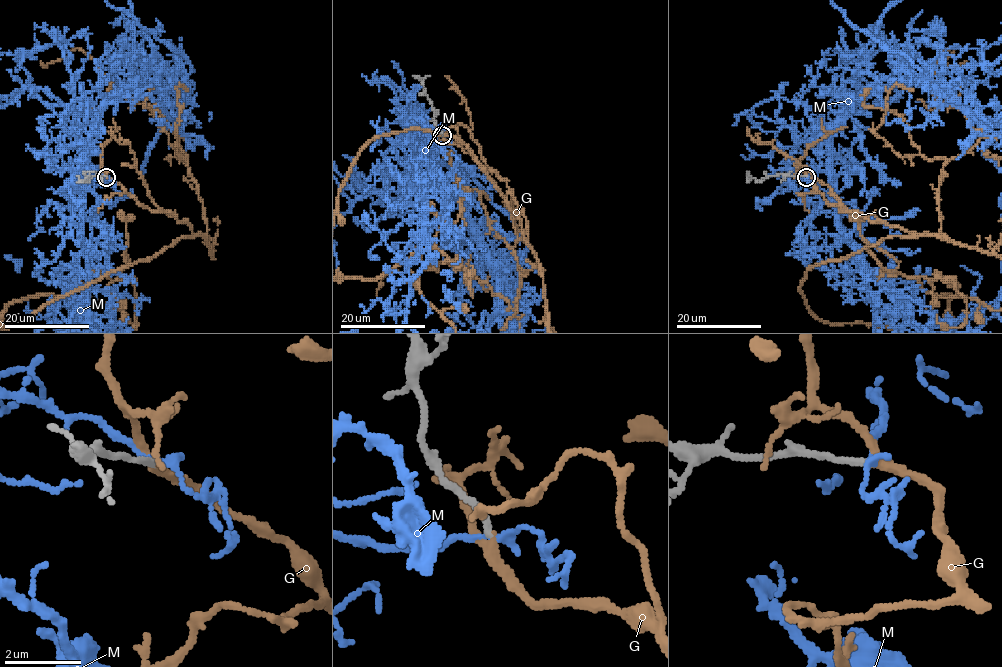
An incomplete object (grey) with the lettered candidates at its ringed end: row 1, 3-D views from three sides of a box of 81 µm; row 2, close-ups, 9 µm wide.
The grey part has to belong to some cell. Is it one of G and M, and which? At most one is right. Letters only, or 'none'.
G

